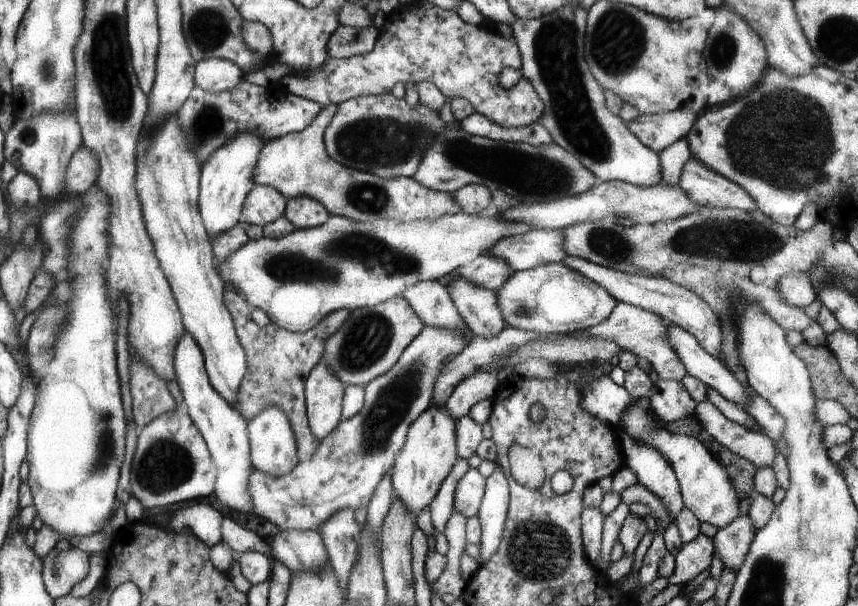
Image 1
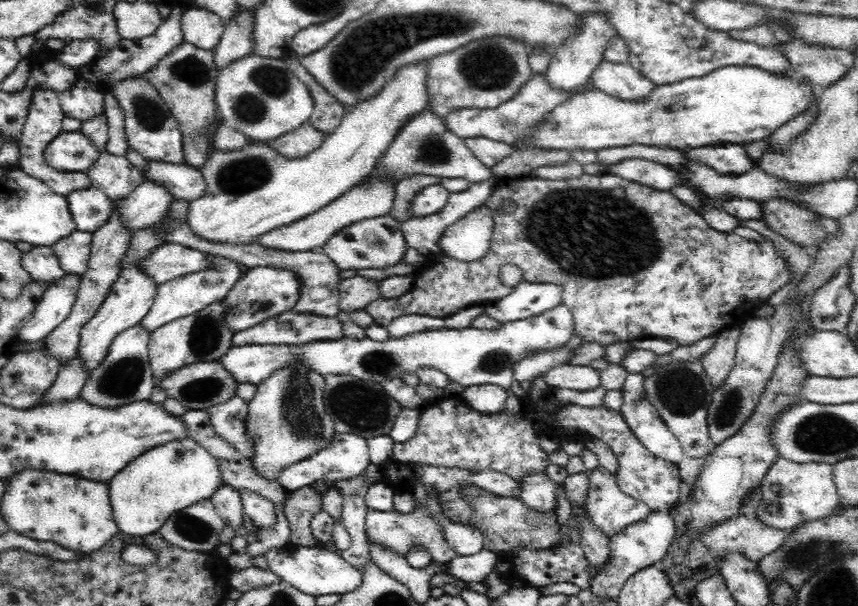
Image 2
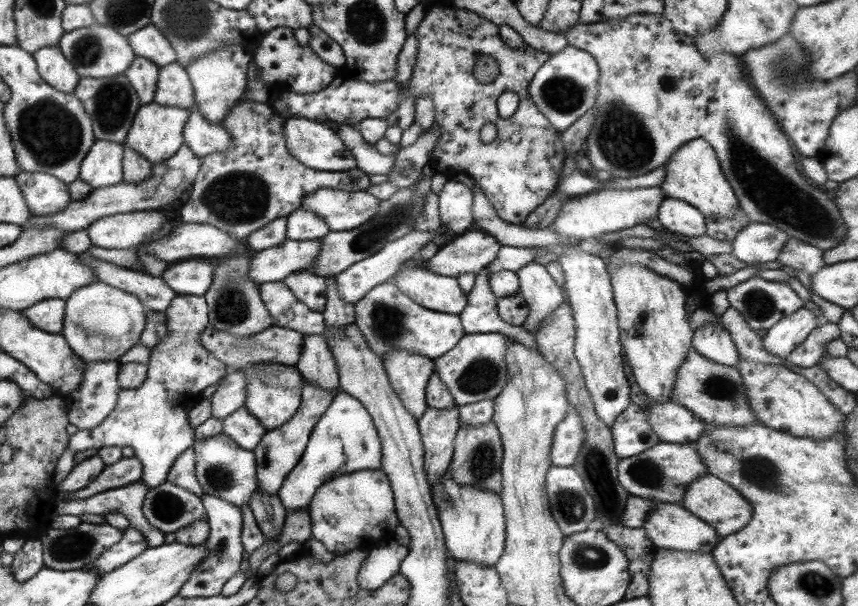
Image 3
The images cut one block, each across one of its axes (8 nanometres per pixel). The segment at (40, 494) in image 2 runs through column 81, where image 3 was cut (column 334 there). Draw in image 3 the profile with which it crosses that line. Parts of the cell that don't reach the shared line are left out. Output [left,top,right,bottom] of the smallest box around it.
[305,470,399,556]

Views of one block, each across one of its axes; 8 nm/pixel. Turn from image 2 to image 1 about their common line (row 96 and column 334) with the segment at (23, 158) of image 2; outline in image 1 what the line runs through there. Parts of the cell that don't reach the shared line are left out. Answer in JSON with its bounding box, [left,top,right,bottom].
[327,26,379,60]

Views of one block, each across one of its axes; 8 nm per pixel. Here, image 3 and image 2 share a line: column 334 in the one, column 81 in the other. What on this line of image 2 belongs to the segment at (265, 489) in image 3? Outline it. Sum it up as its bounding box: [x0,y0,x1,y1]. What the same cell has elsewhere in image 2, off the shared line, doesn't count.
[80,324,154,410]

